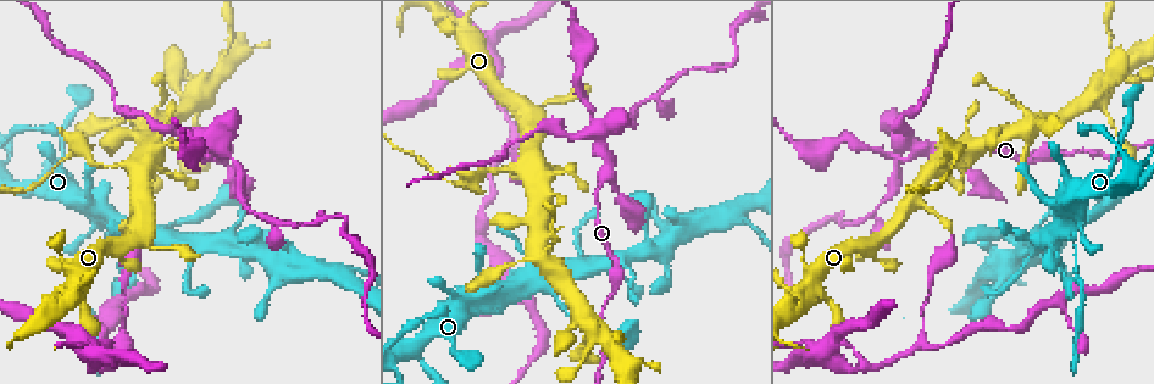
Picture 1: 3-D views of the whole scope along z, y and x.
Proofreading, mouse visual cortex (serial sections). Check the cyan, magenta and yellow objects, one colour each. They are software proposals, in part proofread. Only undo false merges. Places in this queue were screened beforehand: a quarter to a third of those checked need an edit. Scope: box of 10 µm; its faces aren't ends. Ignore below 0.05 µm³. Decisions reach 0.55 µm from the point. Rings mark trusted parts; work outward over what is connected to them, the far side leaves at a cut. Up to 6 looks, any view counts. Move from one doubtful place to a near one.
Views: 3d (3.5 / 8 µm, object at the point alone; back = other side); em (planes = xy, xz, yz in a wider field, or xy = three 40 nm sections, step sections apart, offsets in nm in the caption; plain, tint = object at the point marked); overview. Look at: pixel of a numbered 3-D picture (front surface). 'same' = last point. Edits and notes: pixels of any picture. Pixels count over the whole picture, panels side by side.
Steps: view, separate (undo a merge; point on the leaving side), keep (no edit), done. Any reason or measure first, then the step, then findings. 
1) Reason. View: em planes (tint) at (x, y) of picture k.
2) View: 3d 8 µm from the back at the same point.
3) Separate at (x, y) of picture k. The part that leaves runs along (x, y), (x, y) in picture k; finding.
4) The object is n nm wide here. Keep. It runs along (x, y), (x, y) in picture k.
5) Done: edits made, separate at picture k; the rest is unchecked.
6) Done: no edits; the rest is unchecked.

Thick turns thin. View: 3d 3.5 µm at (601, 134) of picture 1.

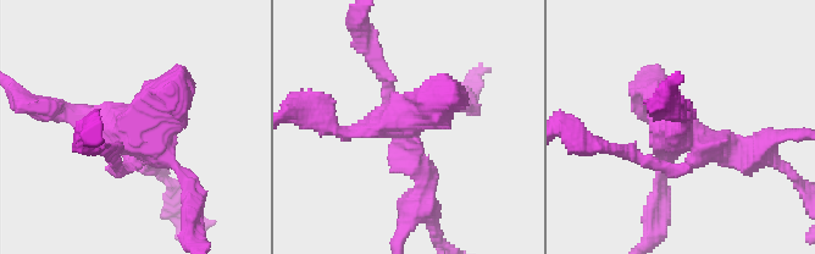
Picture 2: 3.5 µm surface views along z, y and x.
Need the tissue. View: em planes (tint) at (680, 138) of picture 2.

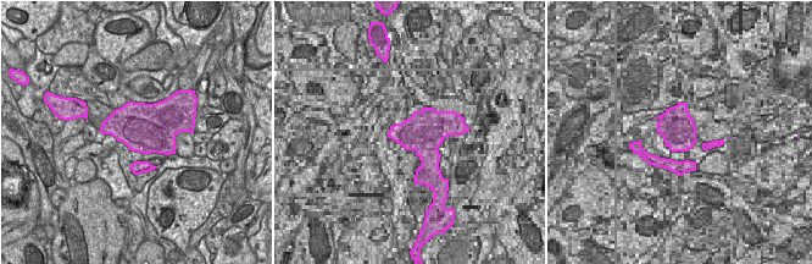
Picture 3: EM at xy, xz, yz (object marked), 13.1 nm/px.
The object is 650 nm wide here. Separate at (170, 145) of picture 2. The part that leaves runs along (404, 133), (465, 95) in picture 2; a second cell is stuck on.

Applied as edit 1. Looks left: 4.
View: 3d 3.5 µm at (76, 295) of picture 1.

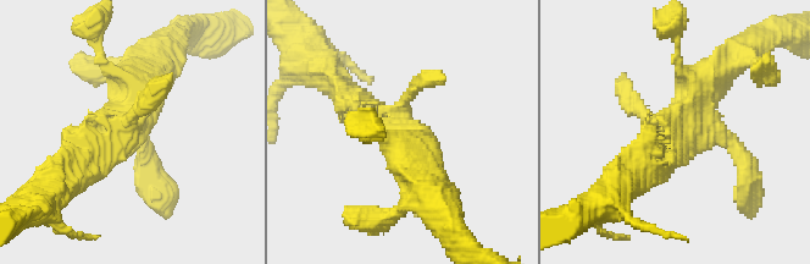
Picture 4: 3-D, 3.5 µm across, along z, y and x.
Shape alone is not enough. View: em xy step 5 (tint) at (659, 126) of picture 4.

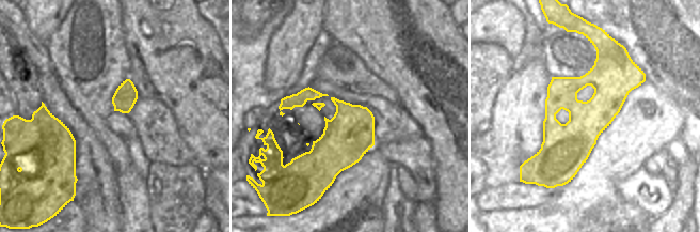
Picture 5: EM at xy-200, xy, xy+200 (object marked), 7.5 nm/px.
View: em xy step 2 (tint) at the same point.

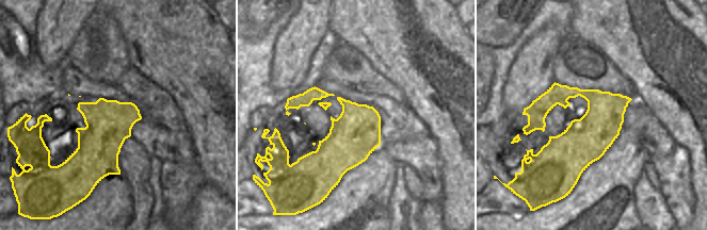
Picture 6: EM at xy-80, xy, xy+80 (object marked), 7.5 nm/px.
Keep. It runs along (419, 165), (403, 99), (444, 77) in picture 4; one cell here.

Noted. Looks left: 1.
Done: edits made, separate at picture 2; the rest is unchecked.

